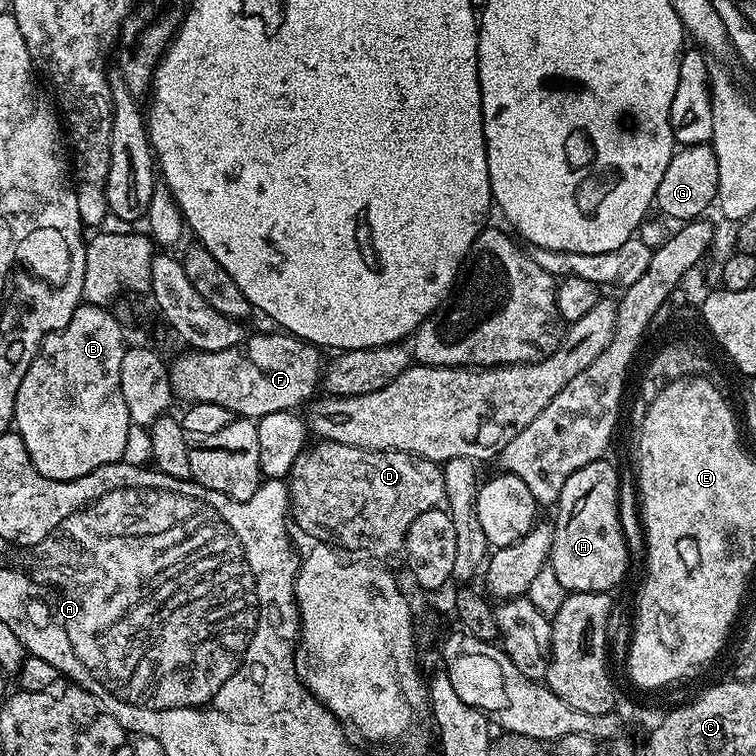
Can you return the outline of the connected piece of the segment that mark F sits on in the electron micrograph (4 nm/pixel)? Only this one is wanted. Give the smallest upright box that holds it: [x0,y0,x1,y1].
[168,330,322,418]

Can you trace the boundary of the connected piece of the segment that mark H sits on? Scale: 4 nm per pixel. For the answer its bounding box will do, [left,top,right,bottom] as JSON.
[550,460,628,593]

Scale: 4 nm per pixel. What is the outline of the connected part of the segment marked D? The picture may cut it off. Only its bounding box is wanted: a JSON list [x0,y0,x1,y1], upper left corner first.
[290,442,445,558]

